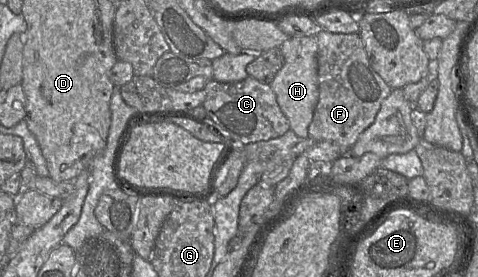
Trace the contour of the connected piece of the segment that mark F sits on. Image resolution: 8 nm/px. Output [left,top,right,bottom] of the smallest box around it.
[309,30,392,154]

